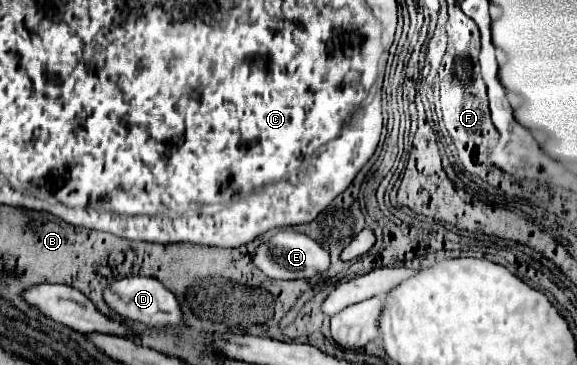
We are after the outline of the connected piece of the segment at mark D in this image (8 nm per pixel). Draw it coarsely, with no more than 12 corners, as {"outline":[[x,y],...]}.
{"outline":[[151,277],[105,289],[111,309],[147,327],[177,325],[175,295]]}

